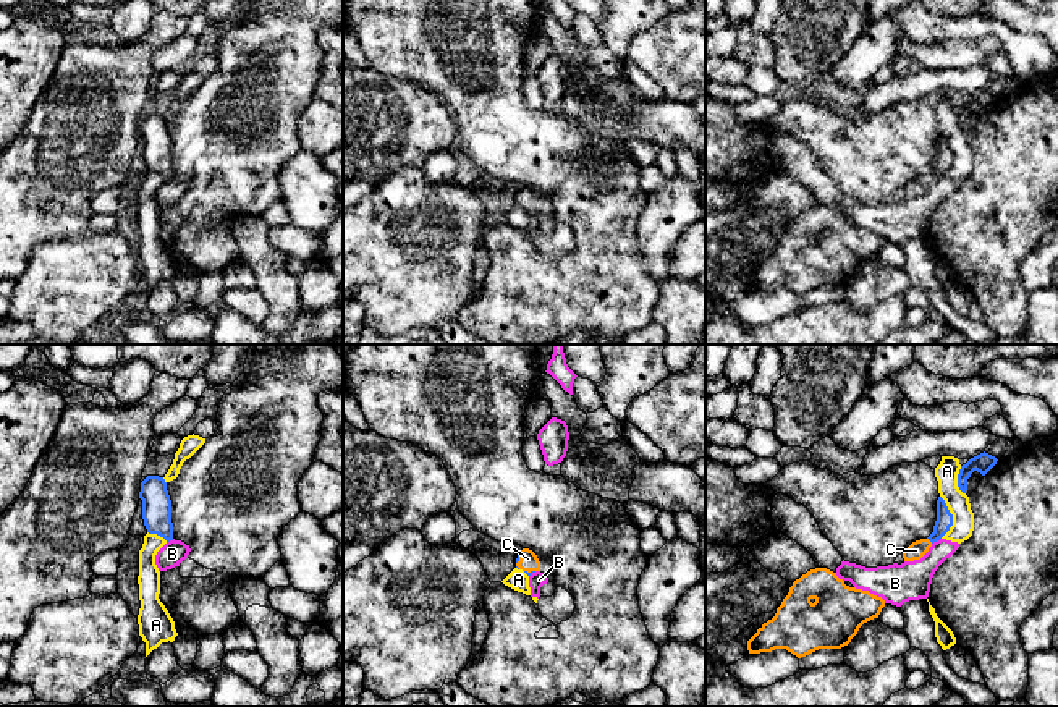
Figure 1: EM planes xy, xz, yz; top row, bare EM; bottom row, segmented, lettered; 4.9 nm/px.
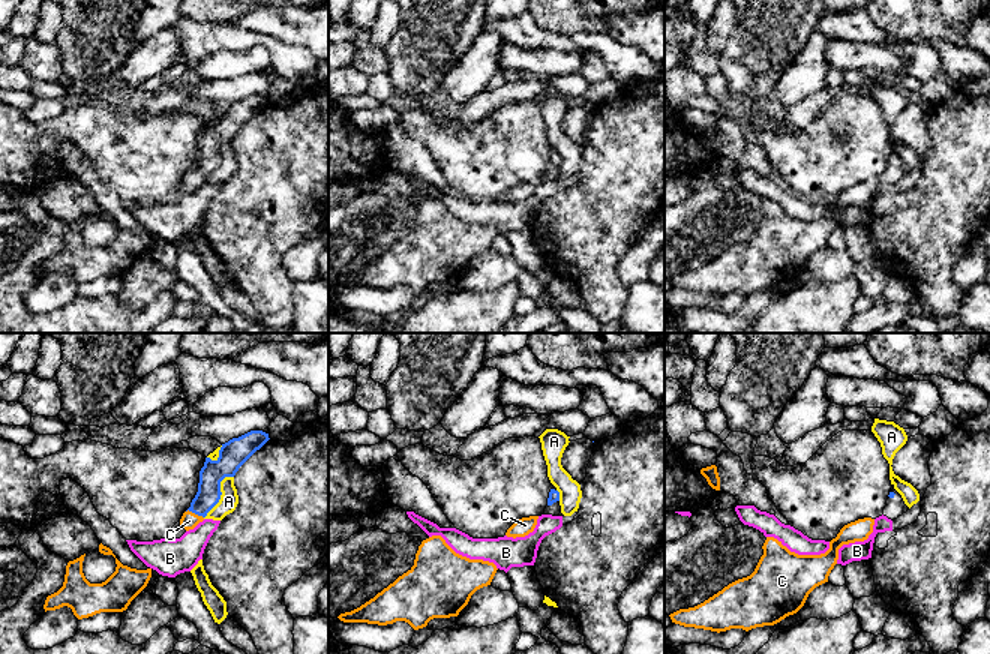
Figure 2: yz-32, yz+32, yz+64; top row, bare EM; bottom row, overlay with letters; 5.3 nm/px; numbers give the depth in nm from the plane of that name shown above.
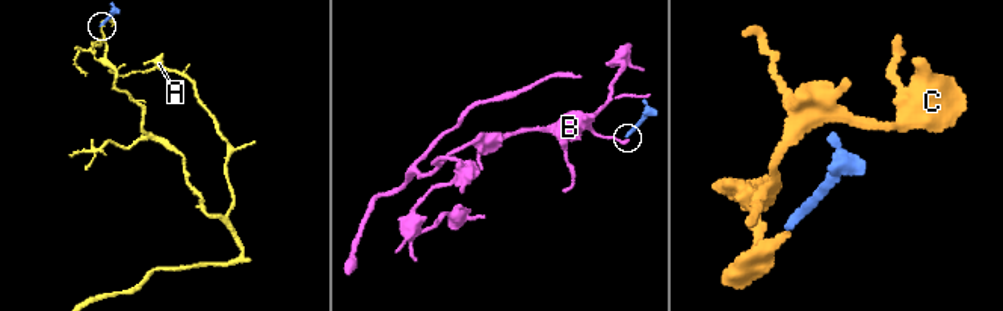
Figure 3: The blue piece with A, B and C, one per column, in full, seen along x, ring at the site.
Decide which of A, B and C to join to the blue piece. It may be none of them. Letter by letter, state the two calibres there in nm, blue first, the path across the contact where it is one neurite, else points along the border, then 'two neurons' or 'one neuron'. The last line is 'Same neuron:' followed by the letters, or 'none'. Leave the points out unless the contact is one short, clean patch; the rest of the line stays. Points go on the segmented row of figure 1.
A: 80/110 nm | along yz (940, 495), (952, 515), (952, 526), (942, 537) | two neurons
B: 80/190 nm | along yz (940, 537), (932, 544) | two neurons
C: 80/90 nm | across yz (943, 521), (931, 541), (916, 550) | one neuron
Same neuron: C

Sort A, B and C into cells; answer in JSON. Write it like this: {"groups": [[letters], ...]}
{"groups": [["A"], ["B"], ["C"]]}

